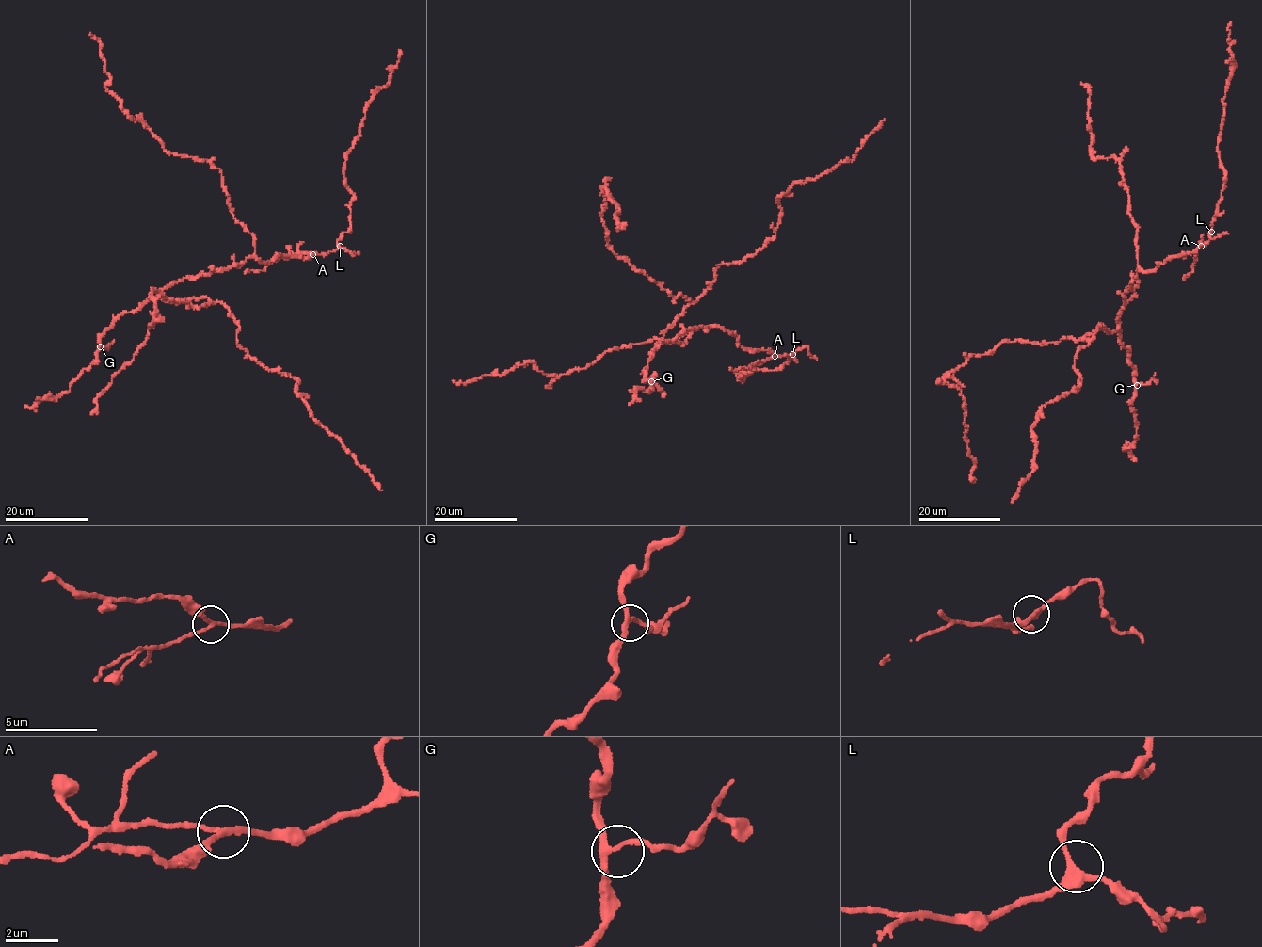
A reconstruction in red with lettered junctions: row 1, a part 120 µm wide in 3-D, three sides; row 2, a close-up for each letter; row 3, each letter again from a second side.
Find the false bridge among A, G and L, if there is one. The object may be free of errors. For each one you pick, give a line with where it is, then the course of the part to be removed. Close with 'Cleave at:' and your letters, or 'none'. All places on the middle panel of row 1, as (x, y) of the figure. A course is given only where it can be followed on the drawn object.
A: place (774, 356); course (774, 356), (746, 368), (731, 369)
Cleave at: A

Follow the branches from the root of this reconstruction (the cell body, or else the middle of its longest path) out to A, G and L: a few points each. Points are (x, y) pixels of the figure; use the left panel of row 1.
A: (196, 277), (229, 270), (247, 258), (267, 264), (279, 255), (308, 259), (312, 253)
G: (196, 277), (171, 282), (137, 309), (124, 312), (99, 339), (100, 346)
L: (196, 277), (229, 270), (247, 258), (267, 264), (279, 255), (308, 259), (313, 254), (327, 255), (340, 246)

